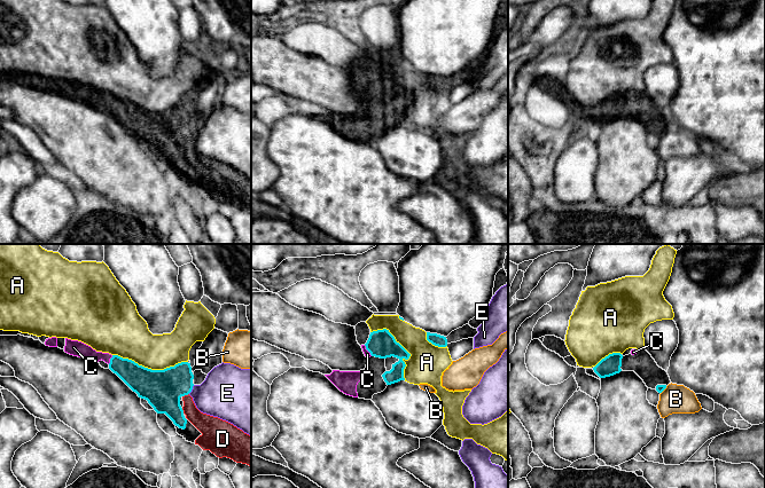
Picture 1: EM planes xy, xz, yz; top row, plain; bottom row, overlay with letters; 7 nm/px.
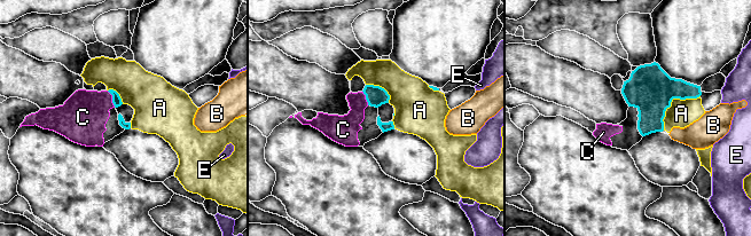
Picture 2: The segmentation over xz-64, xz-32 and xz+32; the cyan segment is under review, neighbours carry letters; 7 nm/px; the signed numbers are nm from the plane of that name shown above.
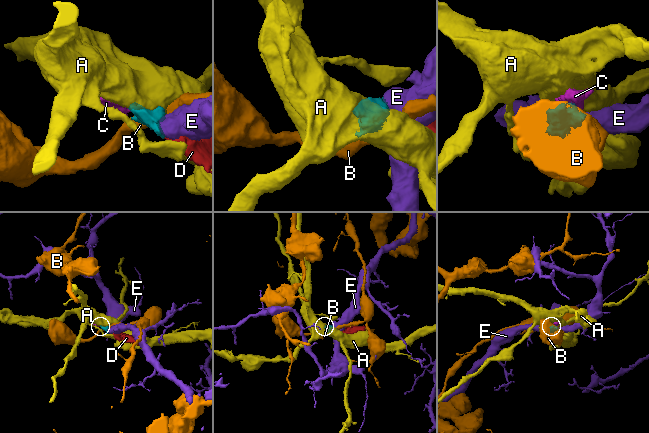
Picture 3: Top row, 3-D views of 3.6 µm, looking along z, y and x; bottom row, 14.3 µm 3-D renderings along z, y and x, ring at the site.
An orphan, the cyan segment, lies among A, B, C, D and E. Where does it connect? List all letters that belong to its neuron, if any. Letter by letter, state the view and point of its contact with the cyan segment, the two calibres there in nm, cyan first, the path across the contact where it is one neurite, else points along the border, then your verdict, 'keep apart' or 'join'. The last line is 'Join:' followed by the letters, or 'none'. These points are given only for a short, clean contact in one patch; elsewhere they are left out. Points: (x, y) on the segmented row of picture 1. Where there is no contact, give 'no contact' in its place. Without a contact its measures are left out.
A: xy (150, 369) | 280/280 nm | keep apart
B: yz (664, 388) | 60/200 nm | keep apart
C: xy (110, 360) | 190/110 nm | across xy (140, 379), (110, 360), (77, 348) | join
D: xy (185, 394) | 280/130 nm | across xy (162, 388), (179, 388), (185, 394), (189, 408), (204, 423) | join
E: xy (192, 388) | 280/360 nm | along xy (194, 385), (188, 393) | keep apart
Join: C, D

